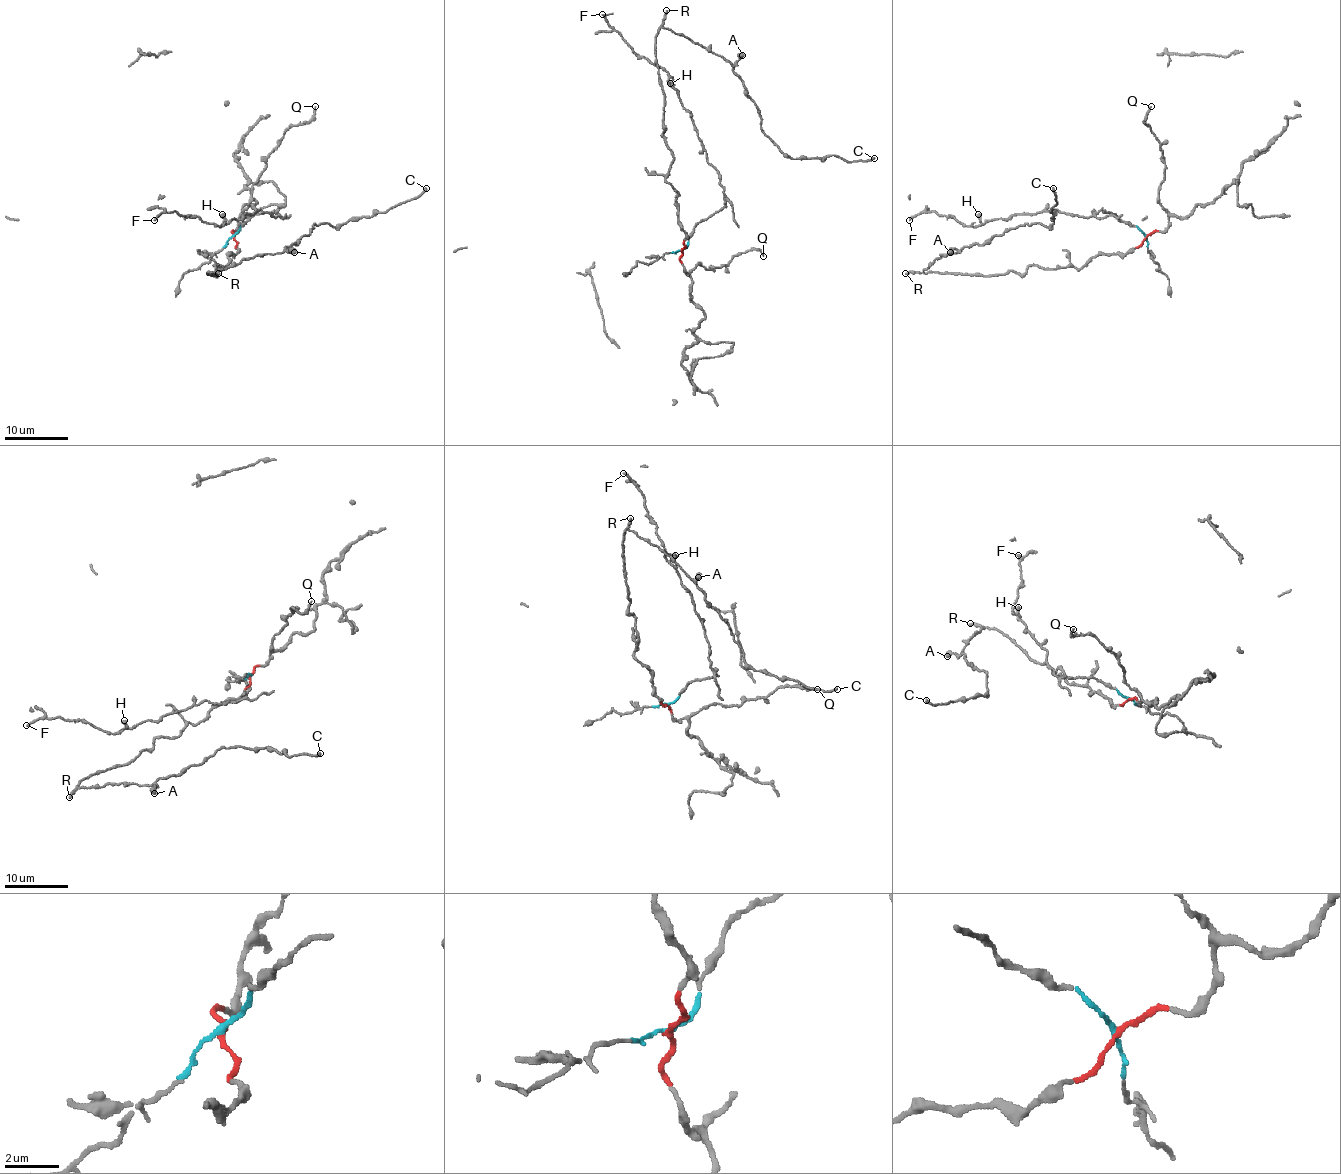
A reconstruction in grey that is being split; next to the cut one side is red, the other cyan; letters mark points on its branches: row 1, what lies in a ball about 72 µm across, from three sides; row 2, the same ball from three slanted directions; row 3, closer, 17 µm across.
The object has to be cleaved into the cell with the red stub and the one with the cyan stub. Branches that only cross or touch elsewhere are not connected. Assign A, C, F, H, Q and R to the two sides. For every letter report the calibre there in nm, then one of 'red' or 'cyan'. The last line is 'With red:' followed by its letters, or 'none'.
A: 600 nm | red
C: 240 nm | red
F: 170 nm | cyan
H: 340 nm | cyan
Q: 190 nm | red
R: 190 nm | red
With red: A, C, Q, R

